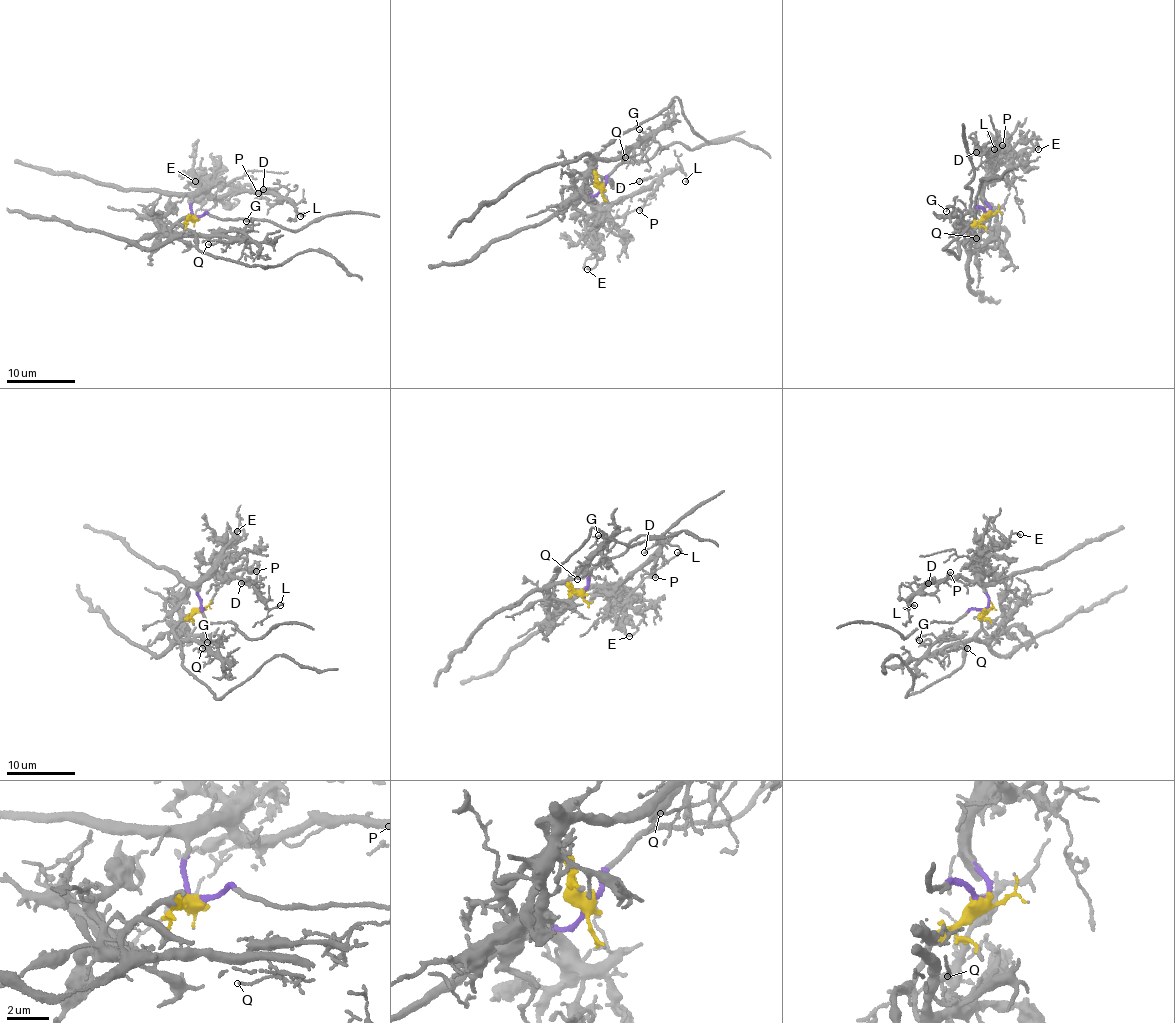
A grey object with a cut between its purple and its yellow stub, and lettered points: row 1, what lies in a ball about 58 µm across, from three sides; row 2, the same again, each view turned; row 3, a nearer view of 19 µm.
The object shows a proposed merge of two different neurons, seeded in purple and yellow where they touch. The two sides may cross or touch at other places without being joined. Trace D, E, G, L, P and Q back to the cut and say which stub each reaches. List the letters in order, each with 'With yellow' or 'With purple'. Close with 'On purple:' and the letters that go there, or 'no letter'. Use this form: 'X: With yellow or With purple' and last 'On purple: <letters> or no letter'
D: With purple
E: With purple
G: With yellow
L: With purple
P: With purple
Q: With yellow
On purple: D, E, L, P

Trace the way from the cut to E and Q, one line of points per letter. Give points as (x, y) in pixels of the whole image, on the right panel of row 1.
E: (986, 213), (988, 203), (983, 195), (994, 163), (1002, 156), (1017, 156), (1037, 143), (1038, 149)
Q: (986, 214), (966, 237), (963, 243), (966, 249), (973, 237), (965, 229), (974, 231), (976, 238)

